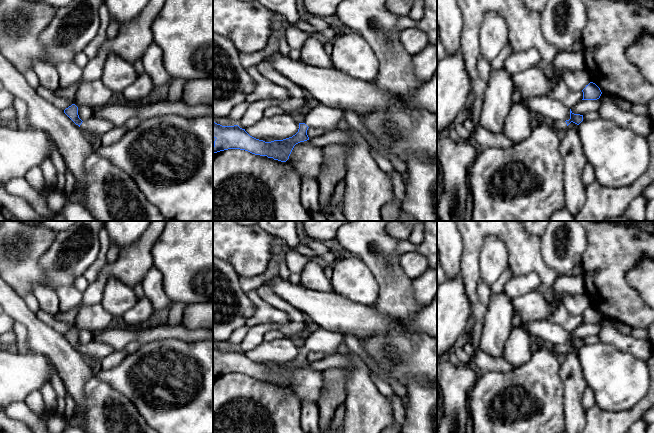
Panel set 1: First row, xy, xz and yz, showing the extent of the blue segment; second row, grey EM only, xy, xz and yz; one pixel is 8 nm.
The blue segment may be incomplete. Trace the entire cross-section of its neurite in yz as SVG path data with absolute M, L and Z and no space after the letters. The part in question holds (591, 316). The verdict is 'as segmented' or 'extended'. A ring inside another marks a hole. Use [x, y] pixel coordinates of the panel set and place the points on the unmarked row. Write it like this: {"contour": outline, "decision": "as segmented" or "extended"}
{"contour": "M590 306L588 309L586 309L582 316L583 316L582 324L597 324L600 322L602 318L600 312L593 306Z", "decision": "as segmented"}

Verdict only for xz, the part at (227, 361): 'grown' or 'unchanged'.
grown

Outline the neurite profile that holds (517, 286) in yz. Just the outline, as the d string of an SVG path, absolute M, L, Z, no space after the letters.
M537 273L512 277L504 286L503 291L512 299L520 297L528 292L535 291L541 284Z

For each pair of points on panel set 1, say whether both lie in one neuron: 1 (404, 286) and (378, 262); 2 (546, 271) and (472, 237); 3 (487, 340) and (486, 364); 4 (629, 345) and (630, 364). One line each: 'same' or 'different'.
1: same
2: same
3: different
4: different

